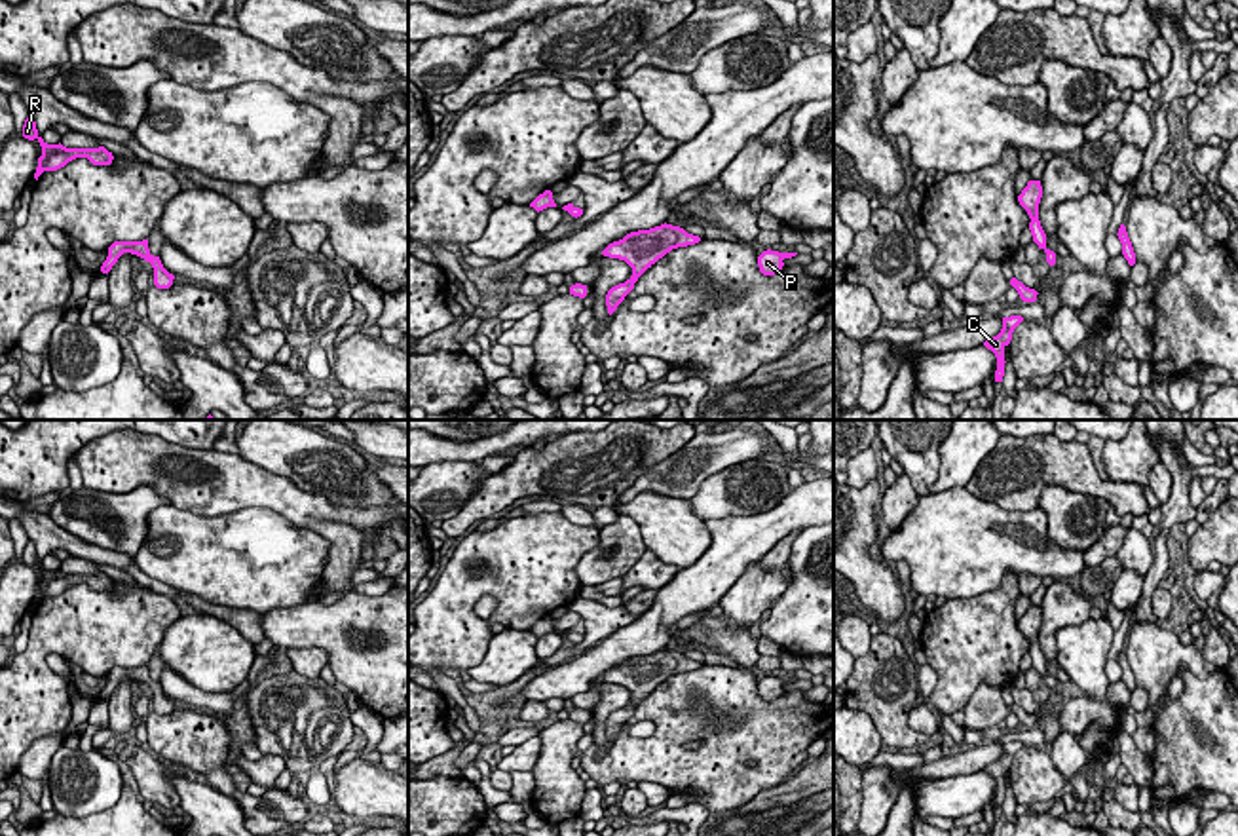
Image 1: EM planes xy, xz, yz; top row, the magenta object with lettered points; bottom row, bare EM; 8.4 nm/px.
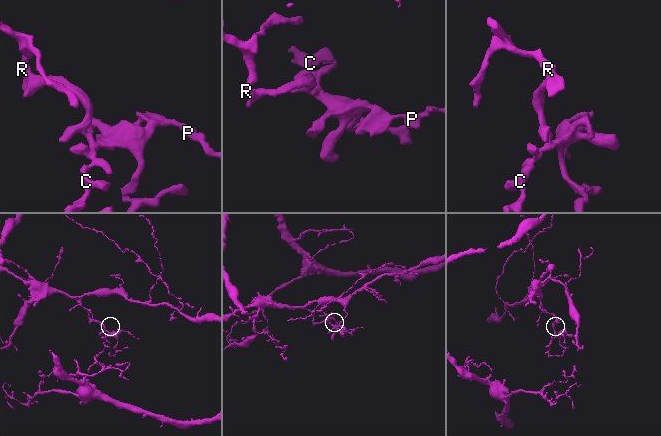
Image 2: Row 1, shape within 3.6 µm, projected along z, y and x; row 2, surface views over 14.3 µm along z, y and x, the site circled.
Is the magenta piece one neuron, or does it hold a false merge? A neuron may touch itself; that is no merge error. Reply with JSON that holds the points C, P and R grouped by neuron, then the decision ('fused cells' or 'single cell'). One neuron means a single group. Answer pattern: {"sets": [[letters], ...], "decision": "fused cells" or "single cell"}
{"sets": [["C", "P", "R"]], "decision": "single cell"}

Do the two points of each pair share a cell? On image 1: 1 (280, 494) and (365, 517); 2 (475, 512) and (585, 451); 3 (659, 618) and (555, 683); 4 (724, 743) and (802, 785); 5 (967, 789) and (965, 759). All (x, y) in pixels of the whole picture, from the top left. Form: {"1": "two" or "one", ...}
{"1": "one", "2": "one", "3": "one", "4": "two", "5": "two"}

